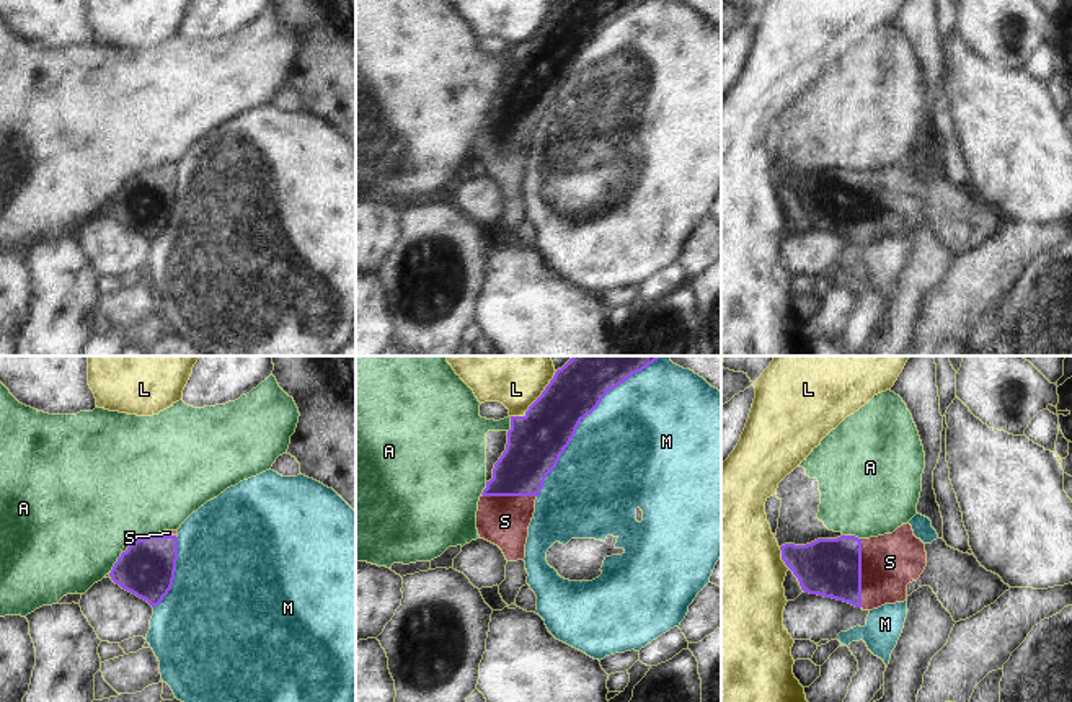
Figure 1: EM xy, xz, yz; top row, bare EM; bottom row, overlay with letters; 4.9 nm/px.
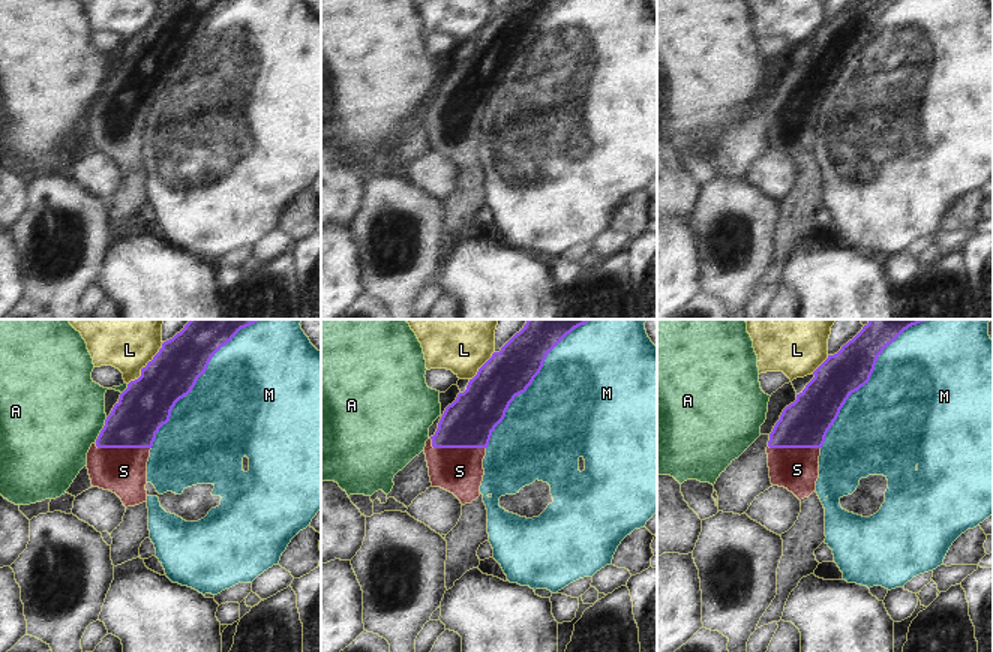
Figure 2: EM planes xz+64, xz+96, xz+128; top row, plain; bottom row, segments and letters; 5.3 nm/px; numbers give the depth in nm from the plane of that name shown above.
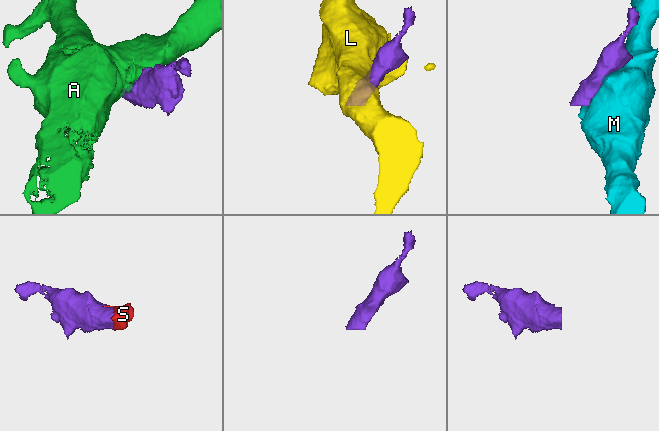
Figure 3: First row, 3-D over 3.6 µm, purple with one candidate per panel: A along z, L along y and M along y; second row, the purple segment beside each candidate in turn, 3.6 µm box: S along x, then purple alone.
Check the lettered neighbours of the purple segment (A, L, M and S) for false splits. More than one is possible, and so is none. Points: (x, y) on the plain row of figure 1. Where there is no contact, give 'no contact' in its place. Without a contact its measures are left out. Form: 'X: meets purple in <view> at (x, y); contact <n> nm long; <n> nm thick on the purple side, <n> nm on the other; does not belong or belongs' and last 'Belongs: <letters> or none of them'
A: meets purple in xy at (144, 172); contact 140 nm long; 280 nm thick on the purple side, 500 nm on the other; does not belong
L: meets purple in xz at (537, 33); contact 320 nm long; 280 nm thick on the purple side, 220 nm on the other; does not belong
M: meets purple in xz at (578, 59); contact 850 nm long; 280 nm thick on the purple side, 480 nm on the other; does not belong
S: meets purple in yz at (860, 208); contact 340 nm long; 280 nm thick on the purple side, 280 nm on the other; belongs
Belongs: S

